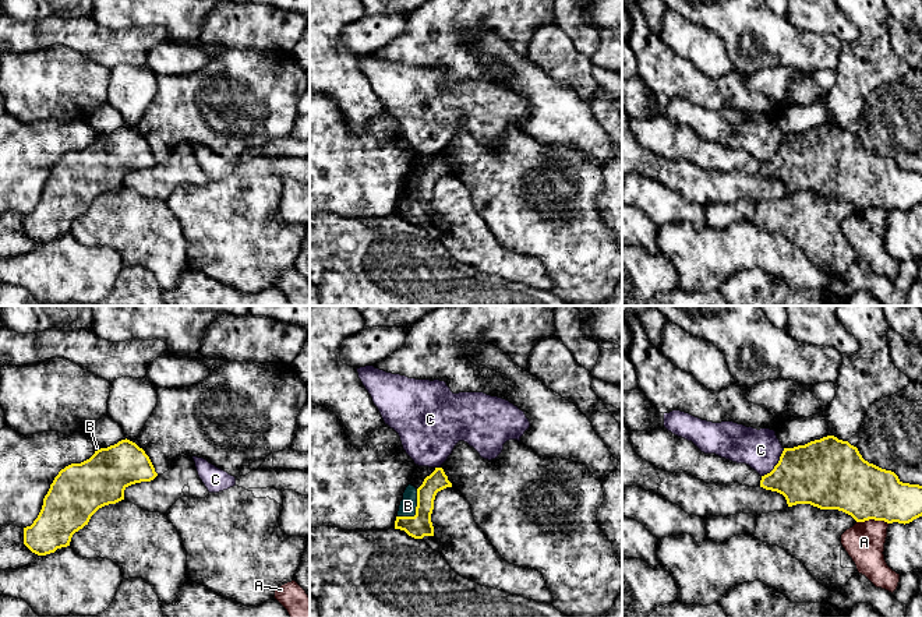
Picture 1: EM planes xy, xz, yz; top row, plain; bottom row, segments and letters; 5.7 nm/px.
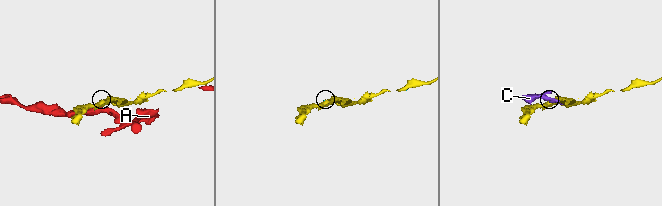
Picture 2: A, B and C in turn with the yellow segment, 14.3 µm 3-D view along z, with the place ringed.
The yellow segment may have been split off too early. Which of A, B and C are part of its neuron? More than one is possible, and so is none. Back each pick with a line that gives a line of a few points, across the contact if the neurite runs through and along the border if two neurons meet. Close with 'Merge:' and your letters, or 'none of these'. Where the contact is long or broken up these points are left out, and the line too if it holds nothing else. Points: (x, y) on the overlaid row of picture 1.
Merge: B

